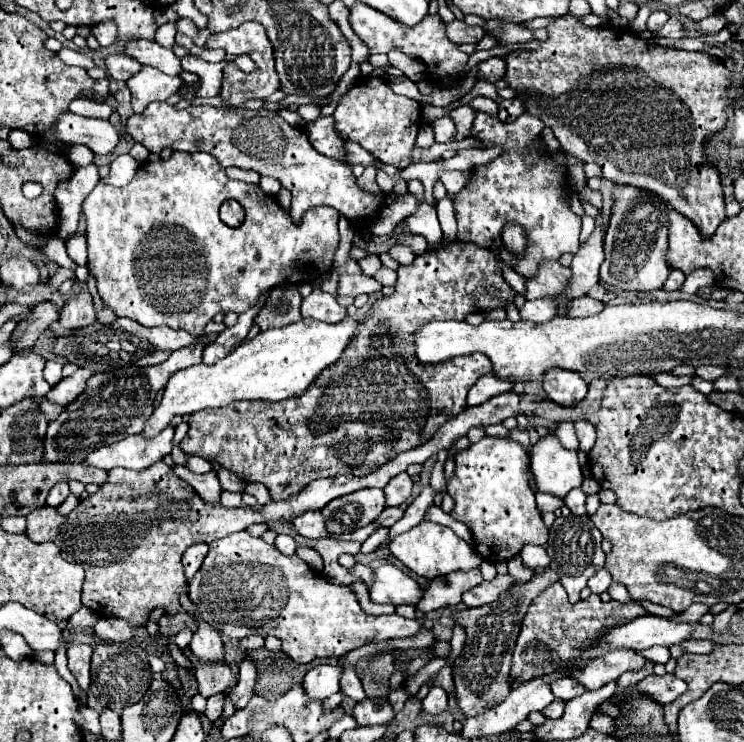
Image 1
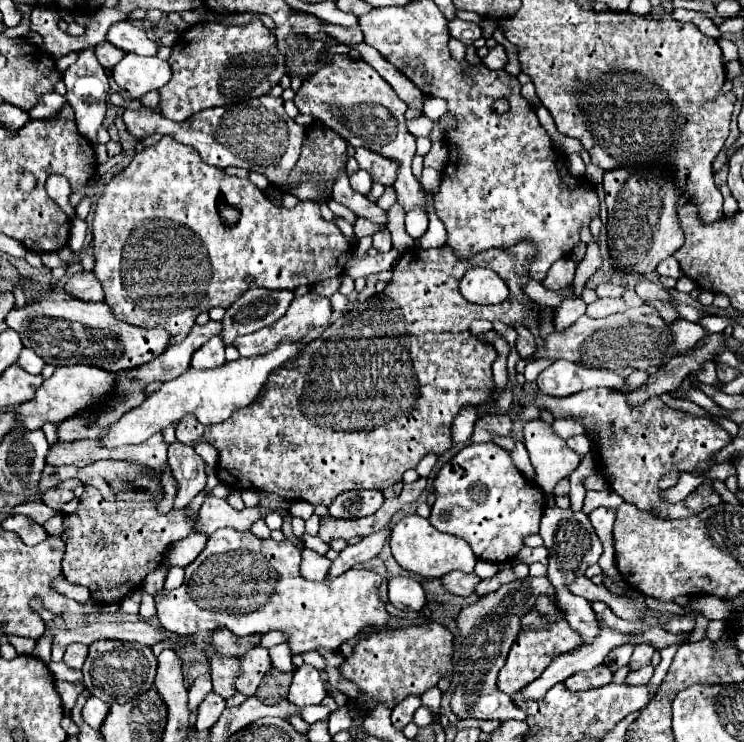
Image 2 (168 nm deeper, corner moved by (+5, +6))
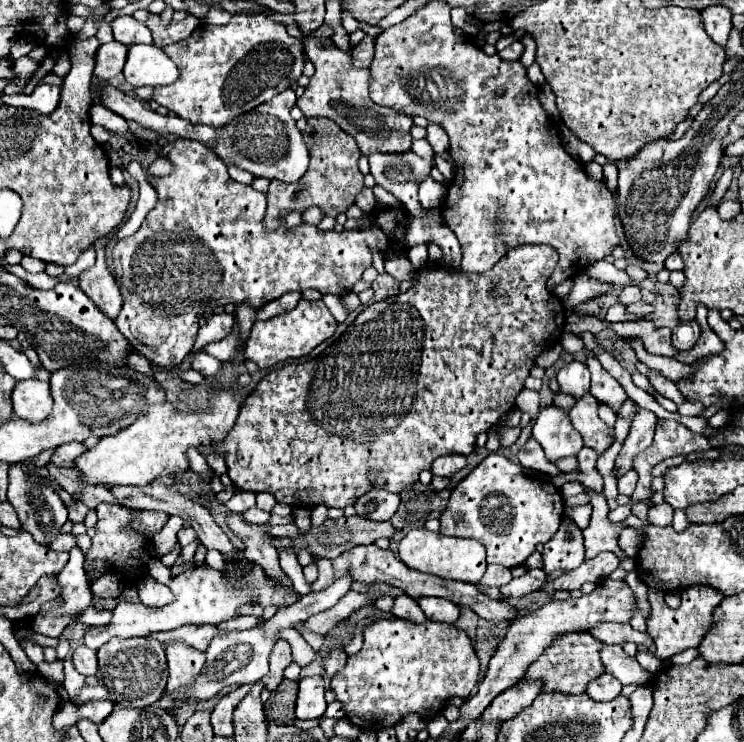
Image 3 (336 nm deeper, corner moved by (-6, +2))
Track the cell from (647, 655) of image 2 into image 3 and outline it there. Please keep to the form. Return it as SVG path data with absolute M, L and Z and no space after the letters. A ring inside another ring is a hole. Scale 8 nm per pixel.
M691 586L691 588L681 592L681 598L683 598L681 606L671 610L663 600L663 592L649 588L649 602L651 602L653 612L647 620L647 634L651 634L651 638L657 646L655 656L661 658L661 660L667 660L669 656L683 652L687 648L699 646L701 638L705 636L705 632L709 630L709 626L713 622L713 610L723 600L723 594L715 588L709 588L709 586Z

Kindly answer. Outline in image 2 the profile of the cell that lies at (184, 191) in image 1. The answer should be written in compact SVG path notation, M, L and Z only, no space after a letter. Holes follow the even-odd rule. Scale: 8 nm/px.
M164 136L158 144L138 152L132 158L132 162L120 174L116 174L110 182L106 182L102 186L102 194L94 196L94 208L96 208L94 220L92 220L92 236L94 236L92 246L94 246L94 256L96 256L94 276L100 280L100 284L104 288L104 296L106 296L104 302L112 308L112 312L118 318L128 320L128 322L132 322L136 326L162 326L162 328L168 328L168 332L172 332L172 342L182 342L188 336L188 332L194 326L196 316L200 312L208 312L214 306L222 306L224 310L230 308L250 286L260 286L260 288L268 288L268 290L282 290L282 288L294 290L300 284L312 286L312 284L316 284L320 280L340 276L344 272L344 264L352 256L352 248L350 248L348 240L342 236L340 228L334 222L328 222L328 220L322 218L318 202L308 202L306 200L306 202L298 202L296 208L292 208L292 210L282 208L282 206L274 204L272 200L268 200L268 196L262 190L258 190L250 180L228 176L220 168L208 166L192 146L180 144L180 142L176 142L174 138L168 138L168 136ZM218 200L224 200L224 202L240 208L240 220L234 226L226 226L218 218L218 210L216 210Z

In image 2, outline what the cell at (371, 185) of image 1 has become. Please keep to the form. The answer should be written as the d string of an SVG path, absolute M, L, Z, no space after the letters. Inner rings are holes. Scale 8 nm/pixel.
M358 170L350 176L350 184L352 188L356 188L360 194L368 194L372 188L372 176L366 170Z

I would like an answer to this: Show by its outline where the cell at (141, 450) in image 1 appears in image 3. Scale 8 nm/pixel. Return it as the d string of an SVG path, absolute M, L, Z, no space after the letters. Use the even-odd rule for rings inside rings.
M69 442L69 444L59 446L59 448L53 452L51 462L53 462L55 466L67 466L67 468L69 468L69 466L73 466L75 458L81 456L83 452L85 452L85 448L83 448L81 442Z

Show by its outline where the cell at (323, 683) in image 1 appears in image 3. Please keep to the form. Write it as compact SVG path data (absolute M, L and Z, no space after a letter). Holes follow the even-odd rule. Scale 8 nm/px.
M311 676L299 680L299 694L297 694L297 718L299 720L313 720L325 714L325 686L321 676Z

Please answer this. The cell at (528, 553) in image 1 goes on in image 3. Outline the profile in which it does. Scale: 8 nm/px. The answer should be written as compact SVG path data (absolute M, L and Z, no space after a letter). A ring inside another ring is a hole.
M563 520L559 532L545 544L543 570L573 570L583 562L583 534L573 520Z

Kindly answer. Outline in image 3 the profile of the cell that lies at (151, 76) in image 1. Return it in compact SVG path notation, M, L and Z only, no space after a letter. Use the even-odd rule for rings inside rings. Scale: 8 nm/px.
M133 44L127 52L123 68L125 80L131 86L167 86L179 78L173 60L153 44Z

